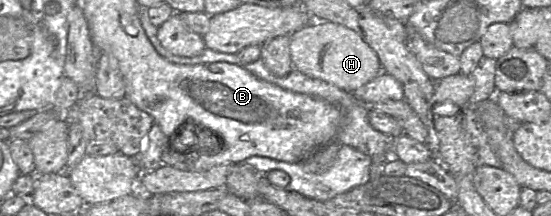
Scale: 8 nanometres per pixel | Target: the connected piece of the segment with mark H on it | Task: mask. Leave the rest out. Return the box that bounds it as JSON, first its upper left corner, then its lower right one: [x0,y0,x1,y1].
[290,20,383,93]

